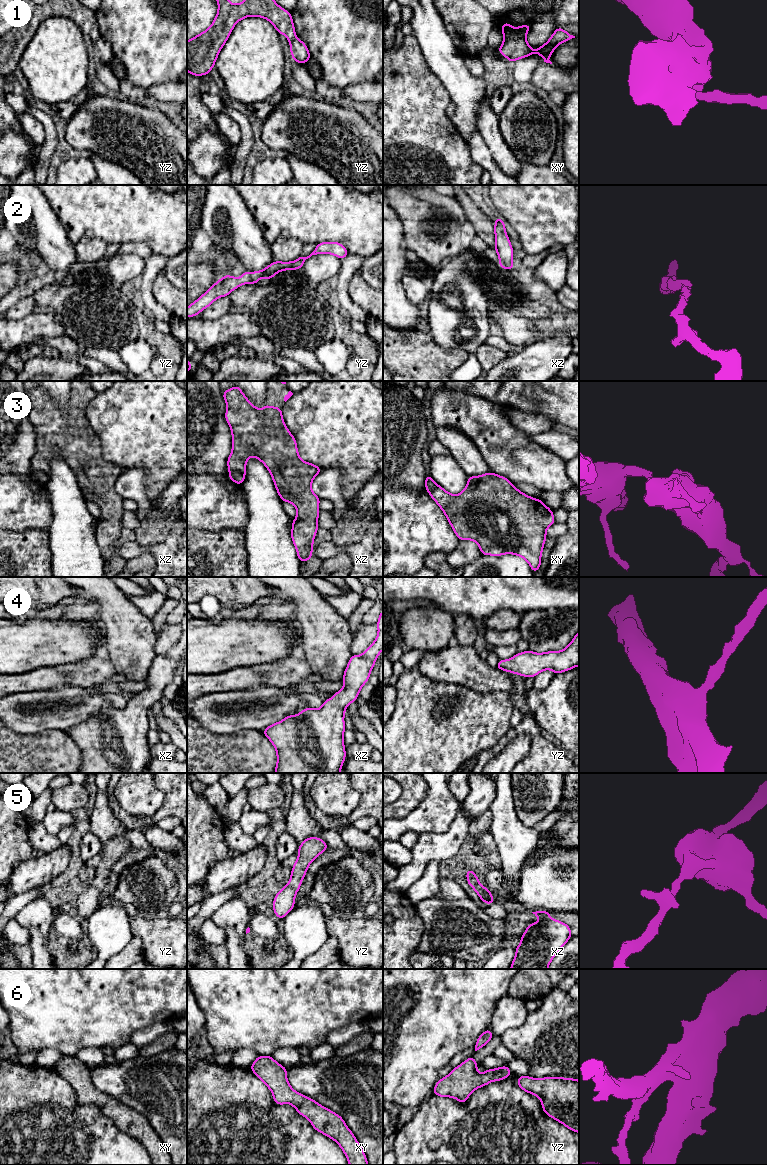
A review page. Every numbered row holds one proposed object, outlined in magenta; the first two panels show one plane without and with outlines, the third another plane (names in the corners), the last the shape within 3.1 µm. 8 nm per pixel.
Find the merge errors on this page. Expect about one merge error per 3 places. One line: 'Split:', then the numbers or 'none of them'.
Split: 1, 3

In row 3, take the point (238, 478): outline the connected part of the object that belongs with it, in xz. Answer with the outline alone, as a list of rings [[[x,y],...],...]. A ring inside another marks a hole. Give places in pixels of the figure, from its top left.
[[[230,471],[228,477],[238,485],[241,485],[244,482],[245,477],[236,471]]]

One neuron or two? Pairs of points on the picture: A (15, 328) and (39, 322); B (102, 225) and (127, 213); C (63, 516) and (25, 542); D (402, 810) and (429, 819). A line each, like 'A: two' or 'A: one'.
A: one
B: one
C: two
D: two

